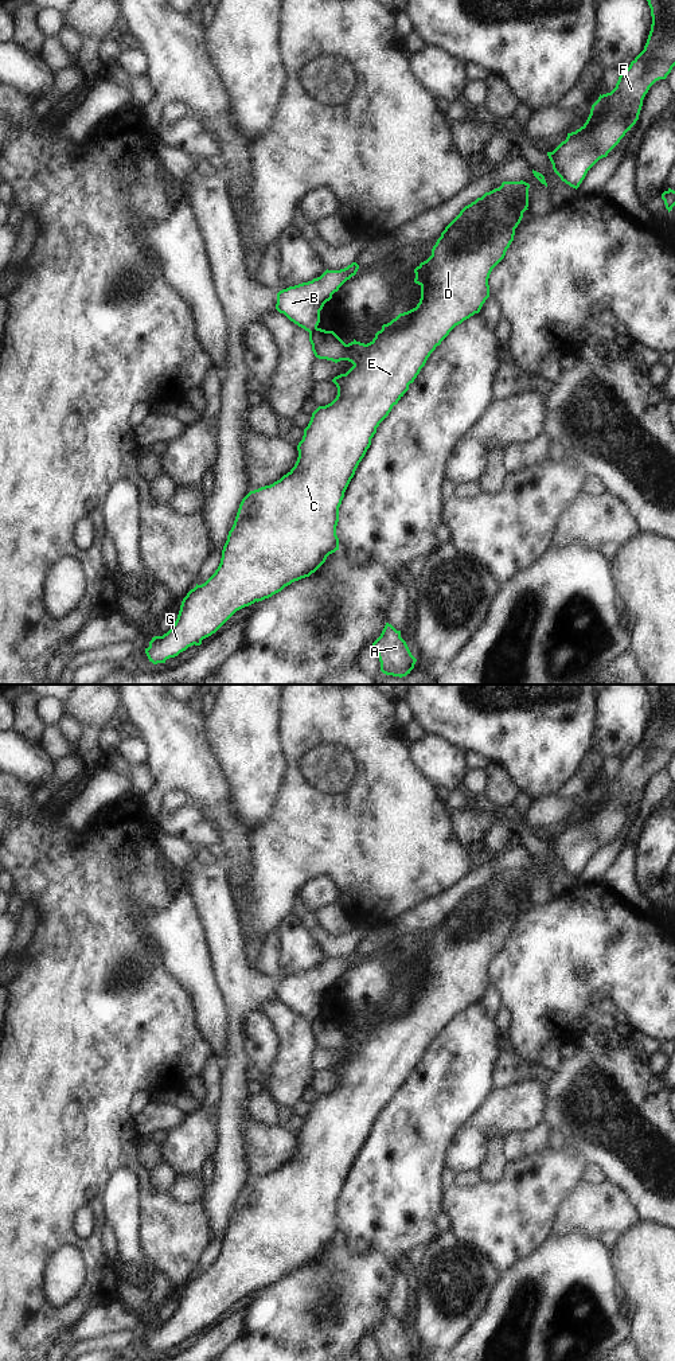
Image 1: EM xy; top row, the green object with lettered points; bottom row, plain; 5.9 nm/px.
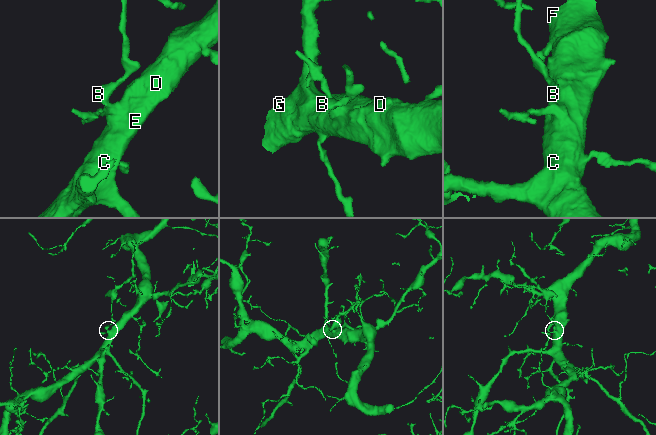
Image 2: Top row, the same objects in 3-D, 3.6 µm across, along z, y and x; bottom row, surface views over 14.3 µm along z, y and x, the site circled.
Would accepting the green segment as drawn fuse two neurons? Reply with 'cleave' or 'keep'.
cleave

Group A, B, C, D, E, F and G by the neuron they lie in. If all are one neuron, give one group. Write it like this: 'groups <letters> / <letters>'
groups A C D E F G / B

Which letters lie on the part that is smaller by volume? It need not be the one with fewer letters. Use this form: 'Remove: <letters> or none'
Remove: B

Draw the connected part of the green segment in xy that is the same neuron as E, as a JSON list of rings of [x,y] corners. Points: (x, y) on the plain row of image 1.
[[[523,869],[503,870],[499,877],[485,881],[465,894],[441,921],[432,937],[432,944],[414,958],[414,971],[421,975],[421,987],[417,995],[383,1013],[370,1032],[364,1033],[354,1027],[346,1033],[333,1019],[321,1017],[309,1022],[316,1046],[335,1052],[348,1049],[354,1054],[346,1062],[332,1068],[338,1076],[336,1087],[312,1101],[303,1128],[297,1134],[299,1146],[294,1155],[280,1169],[250,1179],[242,1188],[223,1235],[218,1257],[204,1272],[196,1272],[187,1282],[171,1318],[163,1325],[152,1326],[149,1335],[145,1337],[149,1350],[153,1353],[165,1352],[167,1348],[177,1345],[188,1335],[200,1334],[203,1327],[215,1322],[237,1299],[269,1287],[292,1271],[309,1266],[325,1251],[329,1243],[339,1239],[336,1224],[339,1196],[359,1151],[371,1134],[376,1116],[409,1079],[409,1073],[414,1071],[436,1036],[456,1014],[479,1002],[489,986],[489,963],[504,947],[514,929],[515,917],[520,912],[523,901],[528,898],[528,877],[530,873]]]

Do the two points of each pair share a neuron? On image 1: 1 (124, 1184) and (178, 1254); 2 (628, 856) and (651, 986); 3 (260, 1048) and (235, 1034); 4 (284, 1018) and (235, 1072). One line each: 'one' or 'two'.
1: two
2: two
3: two
4: two

